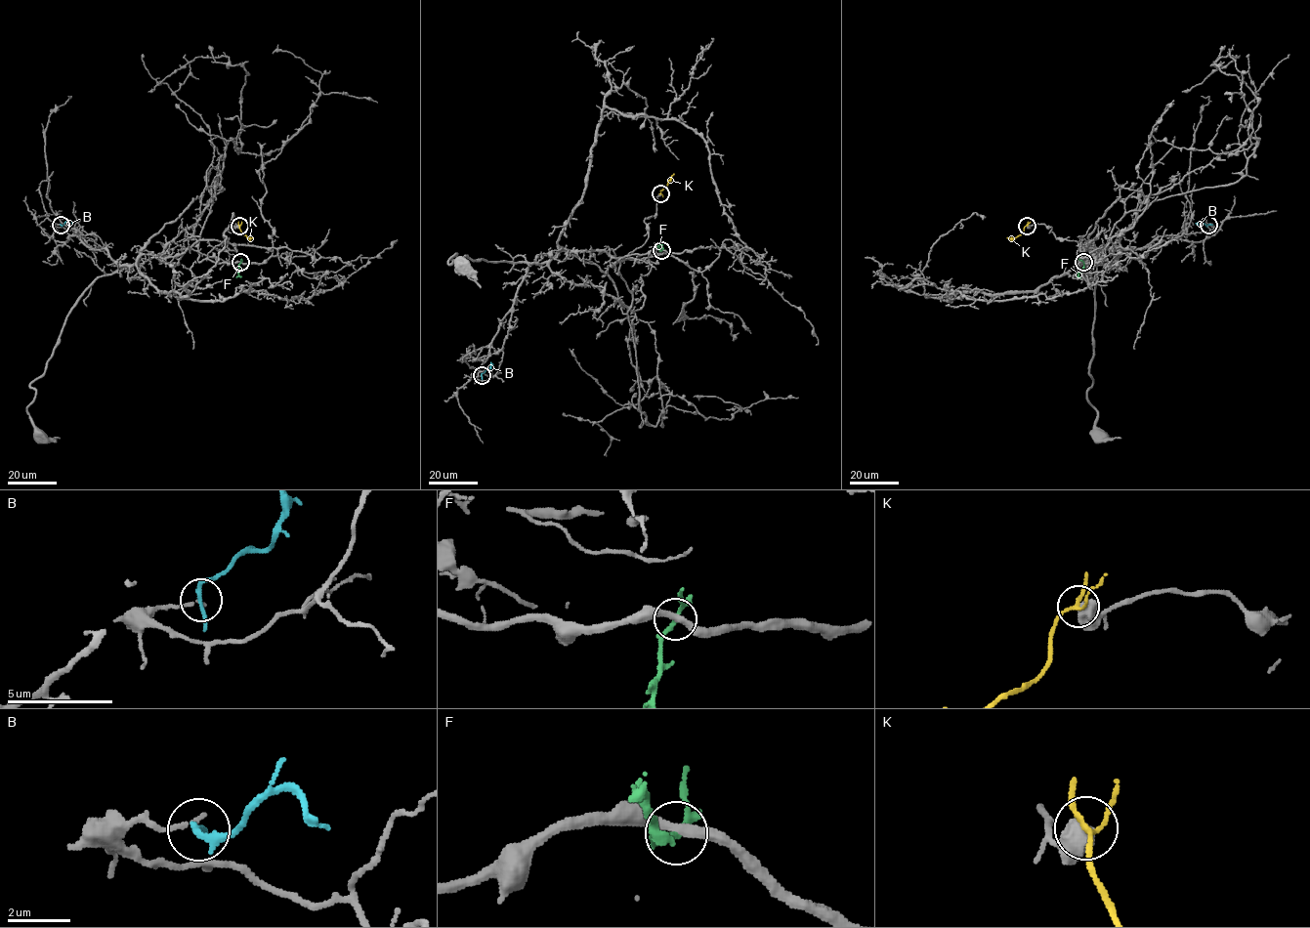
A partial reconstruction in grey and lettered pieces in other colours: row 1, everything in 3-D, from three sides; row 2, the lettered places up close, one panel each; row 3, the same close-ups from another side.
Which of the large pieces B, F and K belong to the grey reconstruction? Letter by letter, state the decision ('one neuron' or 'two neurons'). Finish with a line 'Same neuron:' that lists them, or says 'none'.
B: two neurons
F: two neurons
K: two neurons
Same neuron: none

